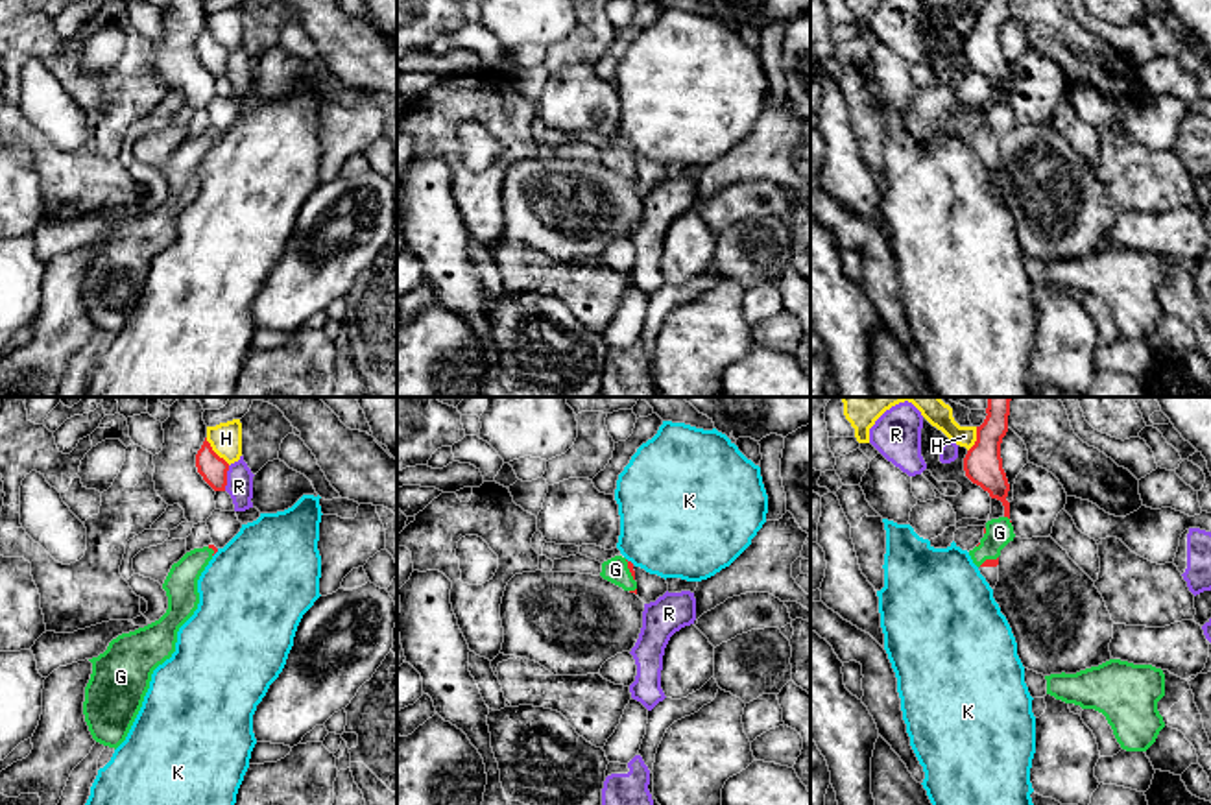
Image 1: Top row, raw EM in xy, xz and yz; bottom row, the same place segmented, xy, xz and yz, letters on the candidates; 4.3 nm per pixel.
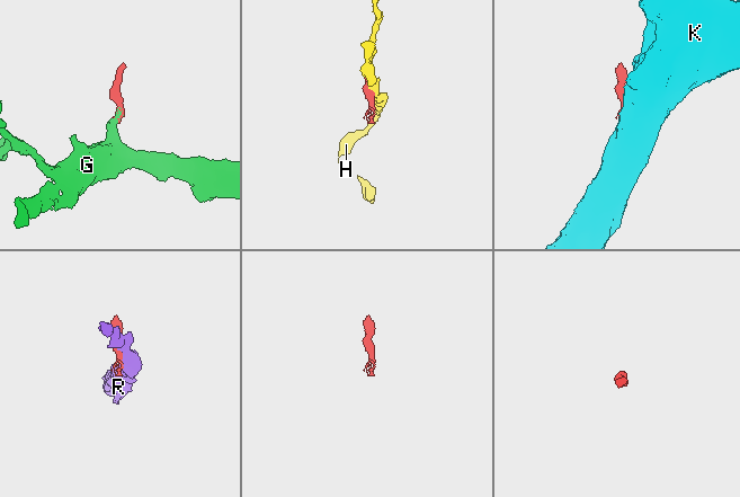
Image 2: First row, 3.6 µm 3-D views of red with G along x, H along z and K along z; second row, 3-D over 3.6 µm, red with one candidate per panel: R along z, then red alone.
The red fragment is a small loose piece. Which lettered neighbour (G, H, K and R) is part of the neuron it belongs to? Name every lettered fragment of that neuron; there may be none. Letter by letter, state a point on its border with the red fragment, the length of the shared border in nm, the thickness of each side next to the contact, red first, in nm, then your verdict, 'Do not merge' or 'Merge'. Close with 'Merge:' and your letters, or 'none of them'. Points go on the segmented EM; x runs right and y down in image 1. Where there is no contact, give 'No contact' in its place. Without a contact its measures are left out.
G: Touches red at yz (1008, 517). Shared border 50 nm. Thickness 160 nm (red) against 120 nm. Merge
H: Touches red at xy (215, 453). Shared border 160 nm. Thickness 120 nm (red) against 140 nm. Do not merge
K: Touches red at xy (216, 551). Shared border 50 nm. Thickness 20 nm (red) against 480 nm. Do not merge
R: Touches red at xy (226, 479). Shared border 110 nm. Thickness 120 nm (red) against 110 nm. Do not merge
Merge: G

